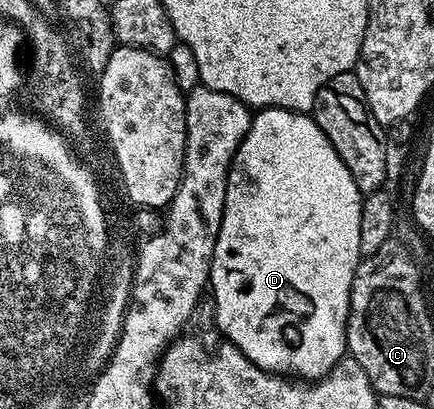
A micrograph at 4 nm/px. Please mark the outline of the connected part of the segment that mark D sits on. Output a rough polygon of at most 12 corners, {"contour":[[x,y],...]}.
{"contour":[[261,108],[227,176],[215,325],[270,374],[346,357],[363,195]]}

